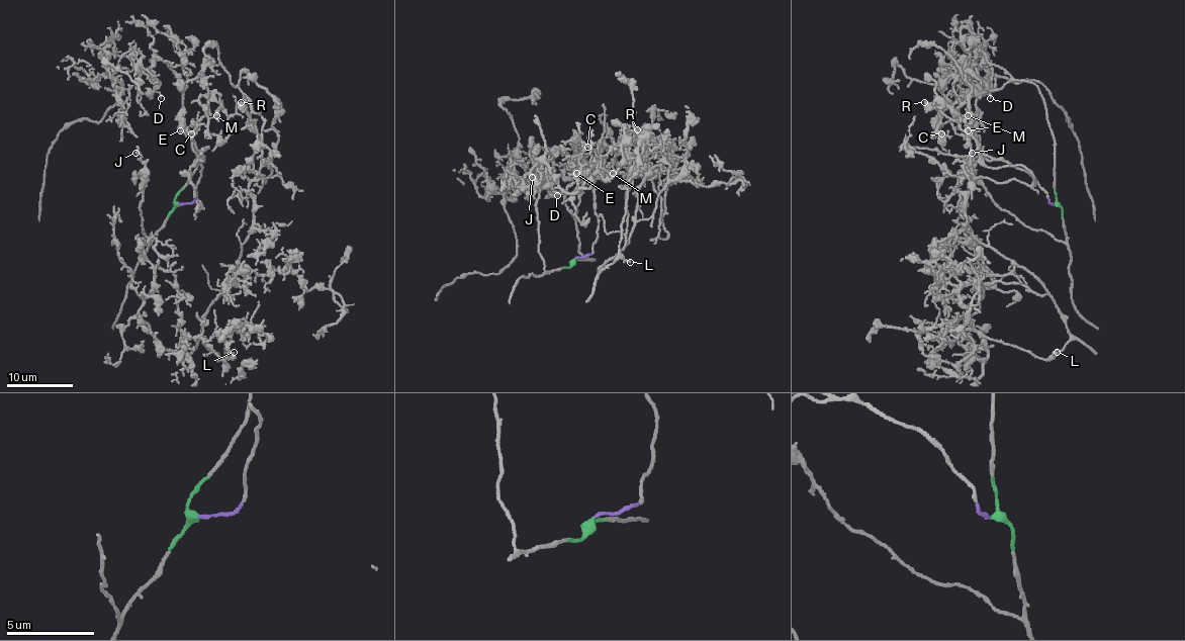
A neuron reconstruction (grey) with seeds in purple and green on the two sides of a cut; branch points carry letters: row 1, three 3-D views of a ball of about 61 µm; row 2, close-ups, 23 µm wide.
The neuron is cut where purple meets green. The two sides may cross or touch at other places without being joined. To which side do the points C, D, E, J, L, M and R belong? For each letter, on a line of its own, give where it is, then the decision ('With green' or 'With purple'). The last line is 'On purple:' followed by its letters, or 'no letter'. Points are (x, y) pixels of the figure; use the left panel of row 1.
C: Place: (191, 133). With purple
D: Place: (161, 98). With green
E: Place: (180, 130). With purple
J: Place: (135, 153). With green
L: Place: (234, 352). With purple
M: Place: (216, 115). With purple
R: Place: (241, 102). With purple
On purple: C, E, L, M, R

